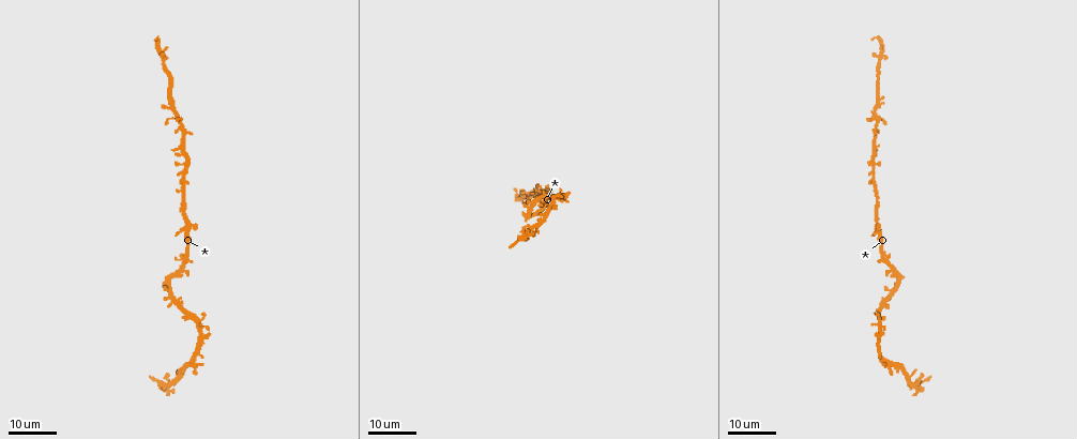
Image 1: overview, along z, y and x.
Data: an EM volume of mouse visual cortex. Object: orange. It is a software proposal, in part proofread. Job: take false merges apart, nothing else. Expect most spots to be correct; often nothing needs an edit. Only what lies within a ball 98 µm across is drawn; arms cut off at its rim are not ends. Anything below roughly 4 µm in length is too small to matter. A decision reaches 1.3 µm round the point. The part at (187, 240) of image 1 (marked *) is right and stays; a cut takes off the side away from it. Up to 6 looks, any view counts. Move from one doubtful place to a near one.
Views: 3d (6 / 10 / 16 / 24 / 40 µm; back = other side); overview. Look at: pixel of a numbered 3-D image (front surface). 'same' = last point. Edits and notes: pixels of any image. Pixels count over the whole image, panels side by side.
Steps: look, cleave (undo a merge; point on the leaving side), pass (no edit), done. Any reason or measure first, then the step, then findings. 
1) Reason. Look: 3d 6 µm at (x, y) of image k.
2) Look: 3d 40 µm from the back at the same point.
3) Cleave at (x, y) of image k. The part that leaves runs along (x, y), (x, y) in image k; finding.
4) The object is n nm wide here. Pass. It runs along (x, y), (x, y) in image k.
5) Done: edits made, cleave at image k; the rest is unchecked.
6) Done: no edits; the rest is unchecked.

Two arms in line, one across. Look: 3d 16 µm at (198, 335) of image 1.

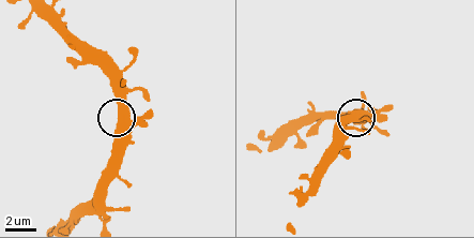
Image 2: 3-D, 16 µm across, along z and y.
Look: 3d 10 µm at (120, 114) of image 2.

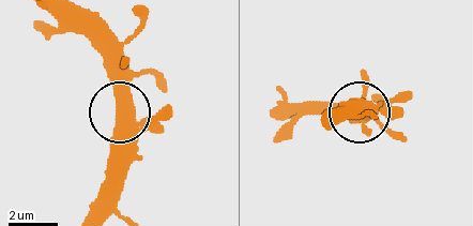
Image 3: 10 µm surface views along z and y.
The object is 420 nm wide here. Pass. It runs along (62, 10), (104, 59), (118, 108), (118, 174) in image 3; all the same neuron.

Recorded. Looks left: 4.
Small branch off a trunk. Look: 3d 24 µm at (872, 165) of image 1.

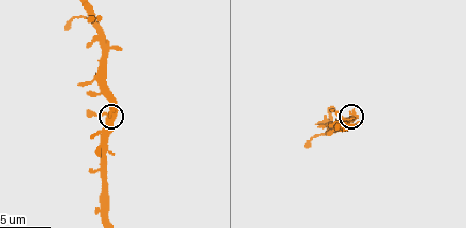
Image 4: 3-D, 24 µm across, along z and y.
Look: 3d 10 µm at the same point.

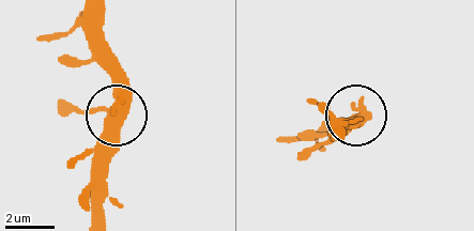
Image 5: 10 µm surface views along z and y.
The object is 380 nm wide here. Pass. It runs along (345, 136), (353, 118), (310, 155) in image 5; all the same neuron.

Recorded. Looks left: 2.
Thin neck. Look: 3d 16 µm at (879, 72) of image 1.

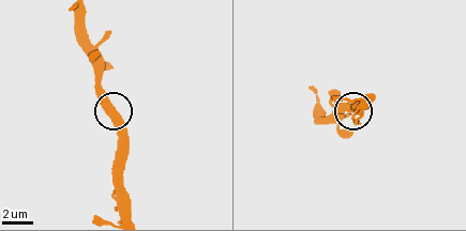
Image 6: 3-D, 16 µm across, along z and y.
Look: 3d 10 µm at (119, 116) of image 6.

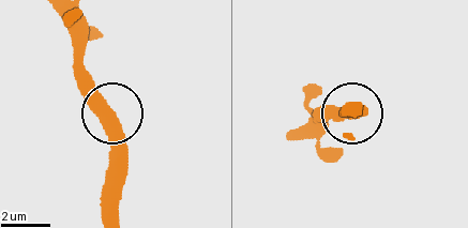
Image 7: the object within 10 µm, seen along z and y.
Pass. It runs along (119, 212), (114, 114), (78, 66) in image 7; continuous, no second neuron.

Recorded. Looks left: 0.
Done: no edits; the rest is unchecked.

